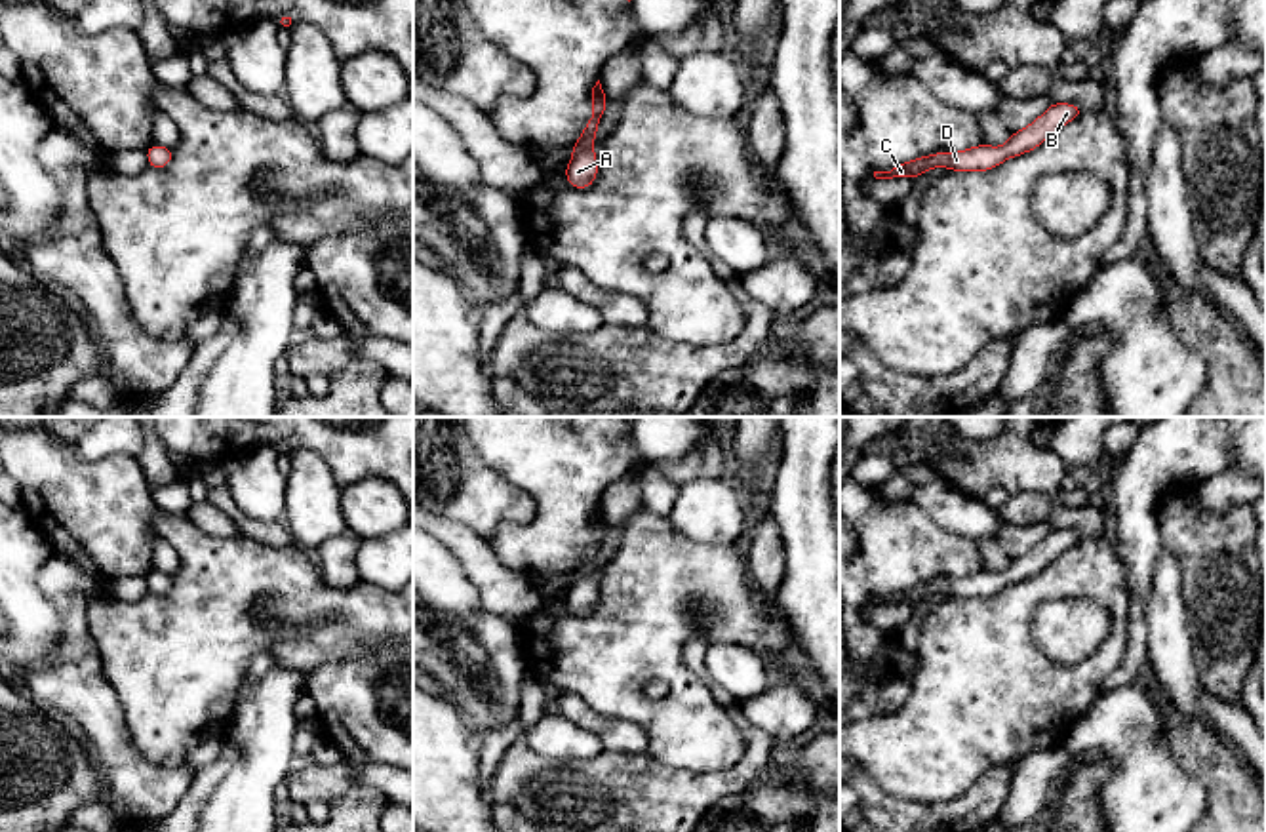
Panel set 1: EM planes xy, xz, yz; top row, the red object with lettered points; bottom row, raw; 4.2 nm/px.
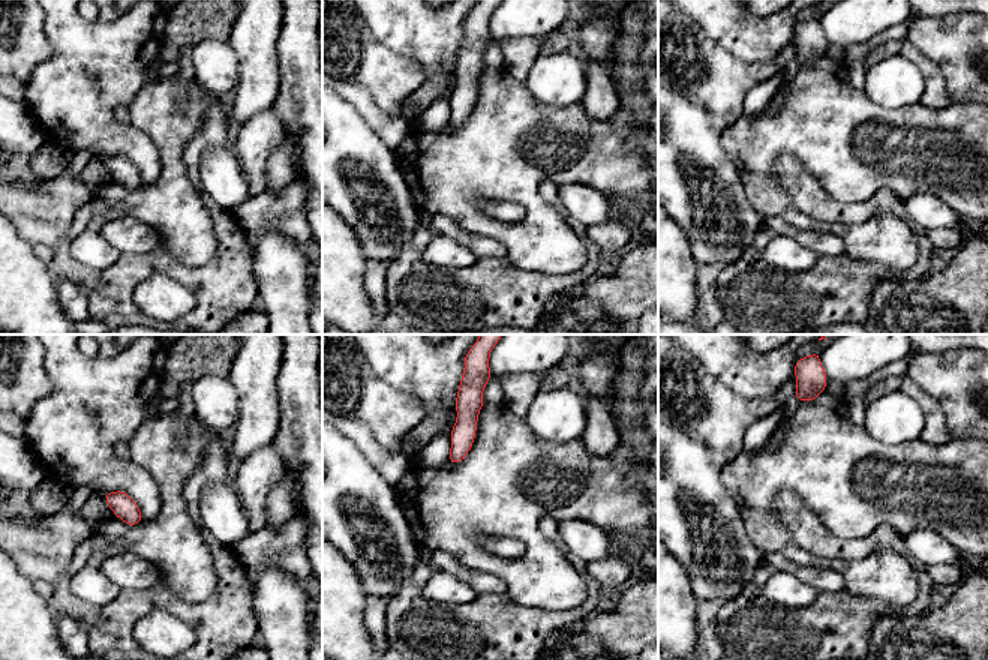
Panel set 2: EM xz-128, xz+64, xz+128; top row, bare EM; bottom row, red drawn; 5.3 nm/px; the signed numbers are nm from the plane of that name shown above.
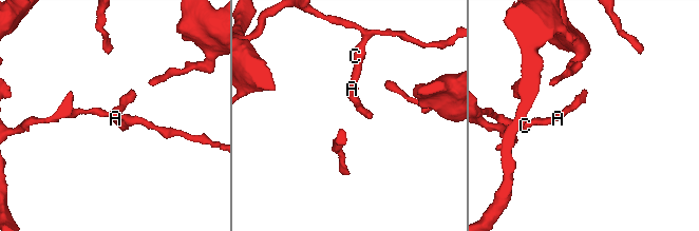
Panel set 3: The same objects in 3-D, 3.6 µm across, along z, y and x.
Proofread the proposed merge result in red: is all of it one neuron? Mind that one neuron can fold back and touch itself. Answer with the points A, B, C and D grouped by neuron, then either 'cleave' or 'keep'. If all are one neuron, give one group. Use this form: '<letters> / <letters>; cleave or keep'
A B C D; keep

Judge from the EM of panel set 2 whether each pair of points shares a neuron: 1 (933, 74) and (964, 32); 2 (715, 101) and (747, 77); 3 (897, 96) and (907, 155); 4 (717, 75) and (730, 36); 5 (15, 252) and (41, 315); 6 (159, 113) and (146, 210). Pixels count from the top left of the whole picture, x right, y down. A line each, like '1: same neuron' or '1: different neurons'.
1: different neurons
2: same neuron
3: different neurons
4: different neurons
5: same neuron
6: same neuron

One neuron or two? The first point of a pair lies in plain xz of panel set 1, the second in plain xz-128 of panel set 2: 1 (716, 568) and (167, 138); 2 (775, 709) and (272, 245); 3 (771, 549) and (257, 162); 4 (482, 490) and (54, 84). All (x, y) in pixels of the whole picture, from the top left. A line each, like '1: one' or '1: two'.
1: one
2: two
3: one
4: two

